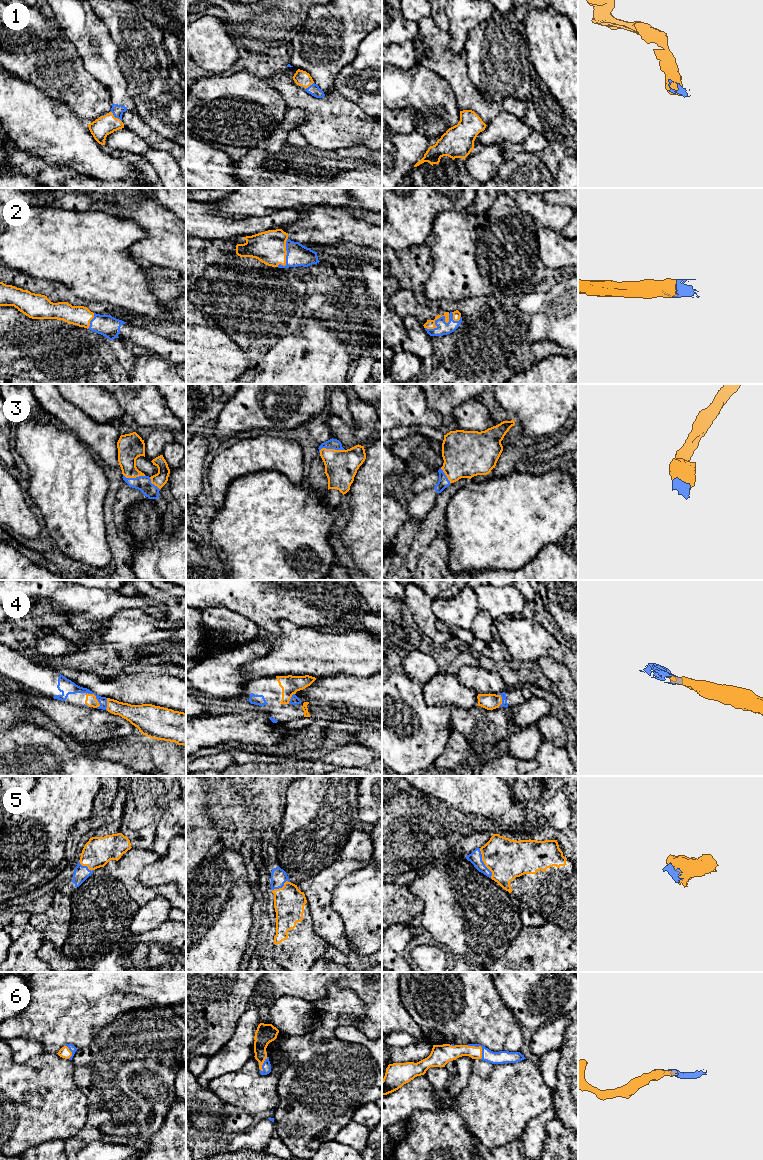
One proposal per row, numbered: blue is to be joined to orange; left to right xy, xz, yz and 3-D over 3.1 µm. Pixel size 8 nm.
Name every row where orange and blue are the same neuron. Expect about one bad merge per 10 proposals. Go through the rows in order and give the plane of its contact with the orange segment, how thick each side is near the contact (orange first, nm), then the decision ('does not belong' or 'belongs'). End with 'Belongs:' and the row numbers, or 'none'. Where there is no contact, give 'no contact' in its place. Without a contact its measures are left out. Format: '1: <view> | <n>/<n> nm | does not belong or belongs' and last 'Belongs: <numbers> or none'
1: xy | 160/90 nm | belongs
2: yz | 80/110 nm | belongs
3: xz | 260/80 nm | belongs
4: xy | 90/120 nm | belongs
5: yz | 320/100 nm | belongs
6: yz | 130/110 nm | belongs
Belongs: 1, 2, 3, 4, 5, 6

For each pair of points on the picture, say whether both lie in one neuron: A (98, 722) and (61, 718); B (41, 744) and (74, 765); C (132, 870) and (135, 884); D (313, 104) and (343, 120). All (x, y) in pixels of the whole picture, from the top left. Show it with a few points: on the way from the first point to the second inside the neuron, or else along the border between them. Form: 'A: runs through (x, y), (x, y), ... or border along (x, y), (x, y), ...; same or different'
A: runs through (89, 722), (78, 722), (70, 718); same
B: runs through (49, 752), (62, 765), (66, 765); same
C: runs through (132, 873), (132, 881); same
D: runs through (320, 111), (331, 120), (336, 120); same

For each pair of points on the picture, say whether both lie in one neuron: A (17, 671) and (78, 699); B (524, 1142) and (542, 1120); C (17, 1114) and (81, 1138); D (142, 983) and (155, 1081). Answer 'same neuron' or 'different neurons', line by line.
A: same neuron
B: same neuron
C: different neurons
D: different neurons

